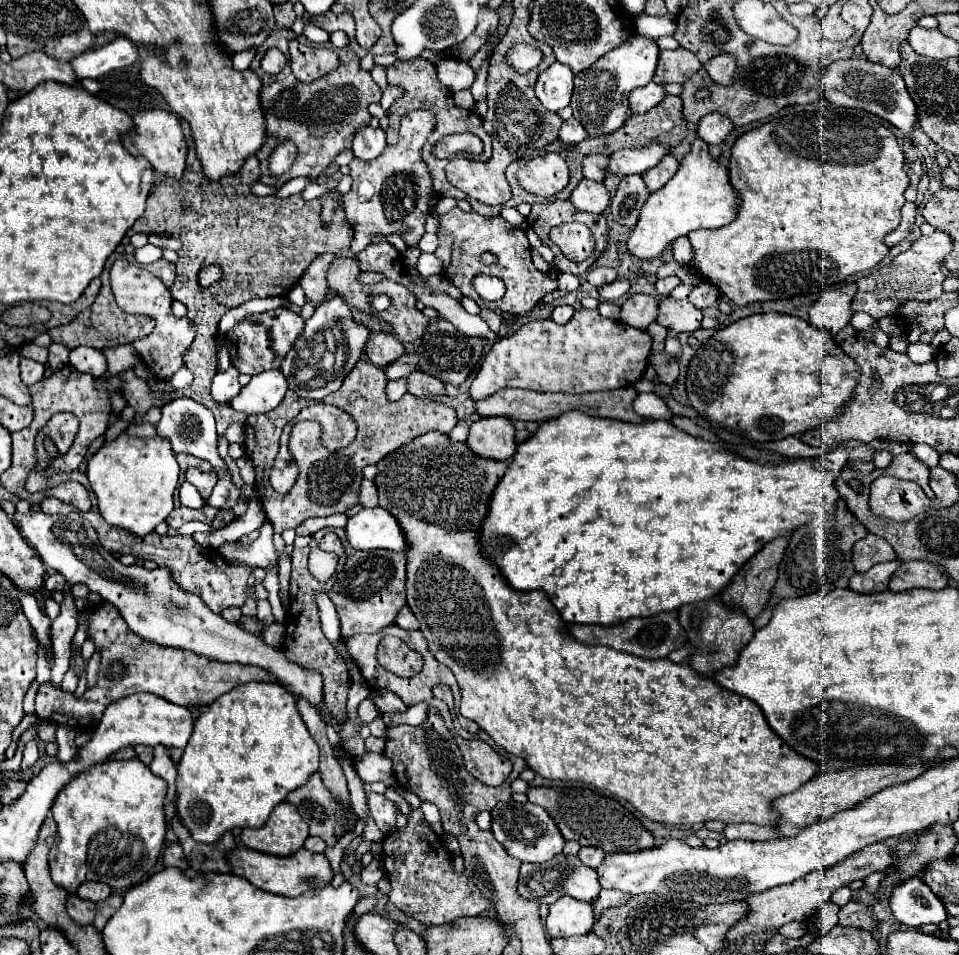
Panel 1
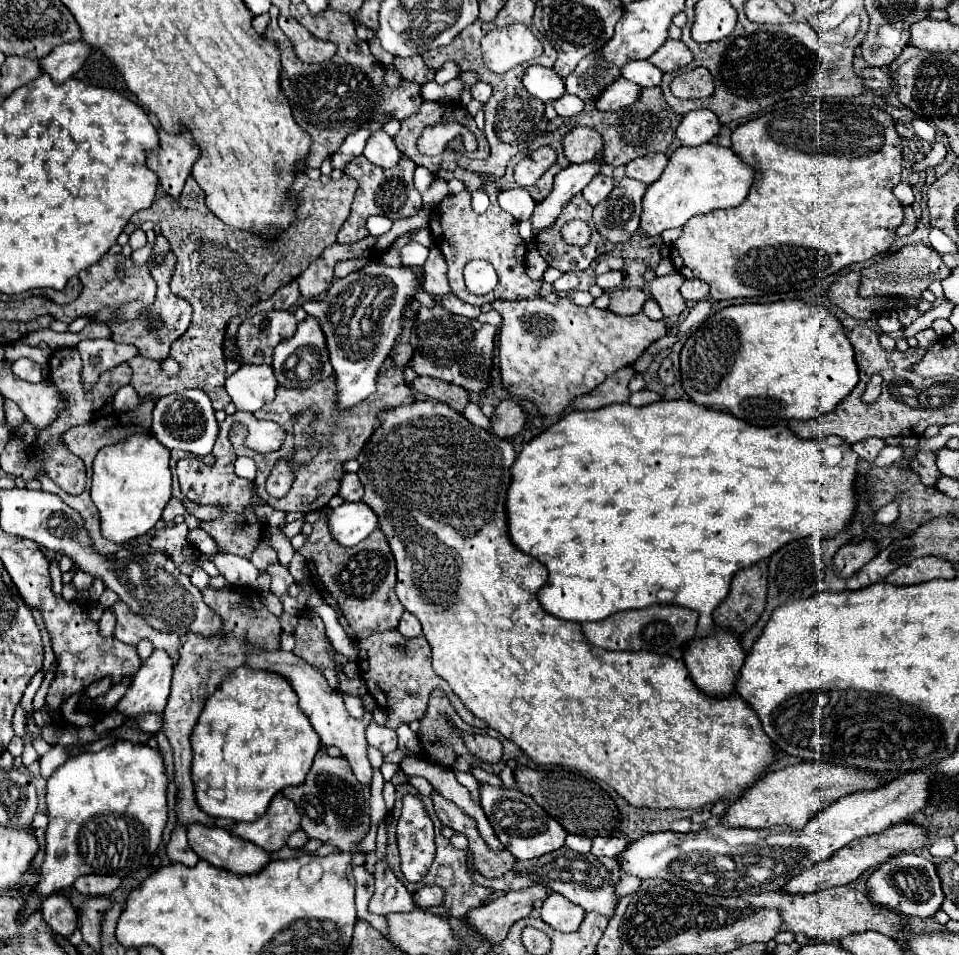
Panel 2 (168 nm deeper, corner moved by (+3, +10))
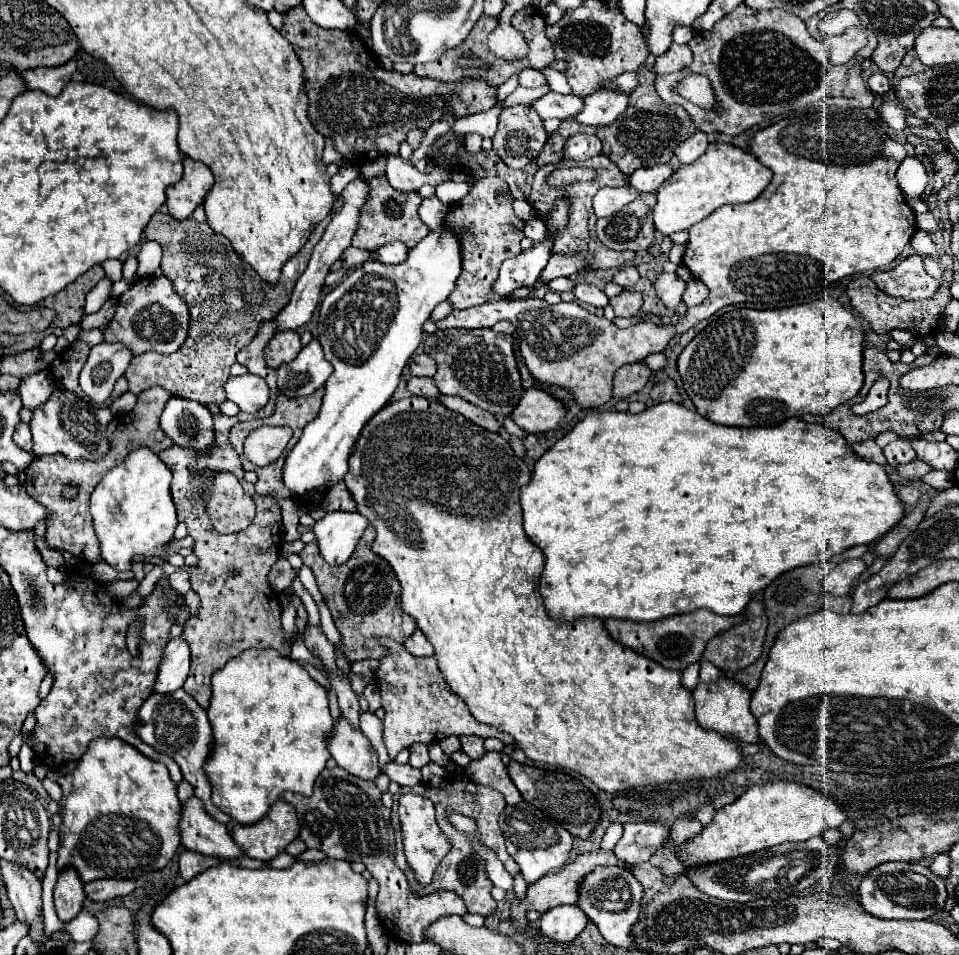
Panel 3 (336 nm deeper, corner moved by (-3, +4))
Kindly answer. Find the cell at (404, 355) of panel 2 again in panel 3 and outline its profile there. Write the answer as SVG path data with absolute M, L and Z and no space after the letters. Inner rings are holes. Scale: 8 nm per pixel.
M416 353L410 361L410 373L412 375L426 375L426 377L432 377L436 373L436 363L434 359L430 359L428 355L424 353Z

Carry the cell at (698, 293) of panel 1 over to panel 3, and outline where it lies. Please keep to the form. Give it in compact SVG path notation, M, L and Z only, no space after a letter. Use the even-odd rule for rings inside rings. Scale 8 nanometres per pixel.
M692 279L692 281L688 283L684 295L682 295L682 301L684 301L688 307L696 307L696 305L700 305L700 303L708 297L708 293L710 293L710 289L708 289L702 281Z

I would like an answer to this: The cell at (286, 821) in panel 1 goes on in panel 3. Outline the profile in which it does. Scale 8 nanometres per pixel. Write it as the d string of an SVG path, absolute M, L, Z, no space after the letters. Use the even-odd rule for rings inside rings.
M280 799L258 823L234 825L232 839L248 857L270 861L282 853L292 839L298 837L298 831L300 825L294 807Z

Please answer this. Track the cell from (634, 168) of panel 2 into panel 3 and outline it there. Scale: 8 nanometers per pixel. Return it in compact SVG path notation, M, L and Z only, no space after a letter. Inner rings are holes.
M654 165L654 167L644 167L638 169L630 175L630 185L638 191L650 191L654 193L670 175L672 175L670 165Z

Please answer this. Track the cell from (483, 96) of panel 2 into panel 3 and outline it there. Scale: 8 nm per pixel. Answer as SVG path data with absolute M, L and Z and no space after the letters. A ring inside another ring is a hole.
M524 69L522 73L520 73L520 85L522 87L542 87L542 85L546 85L548 81L546 81L546 77L544 77L544 73L540 73L540 71L536 71L536 69Z

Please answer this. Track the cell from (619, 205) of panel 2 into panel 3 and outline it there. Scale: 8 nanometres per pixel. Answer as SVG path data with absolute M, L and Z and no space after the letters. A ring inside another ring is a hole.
M640 193L616 215L596 221L598 239L616 251L644 251L654 241L654 223L650 219L656 205L654 193Z

